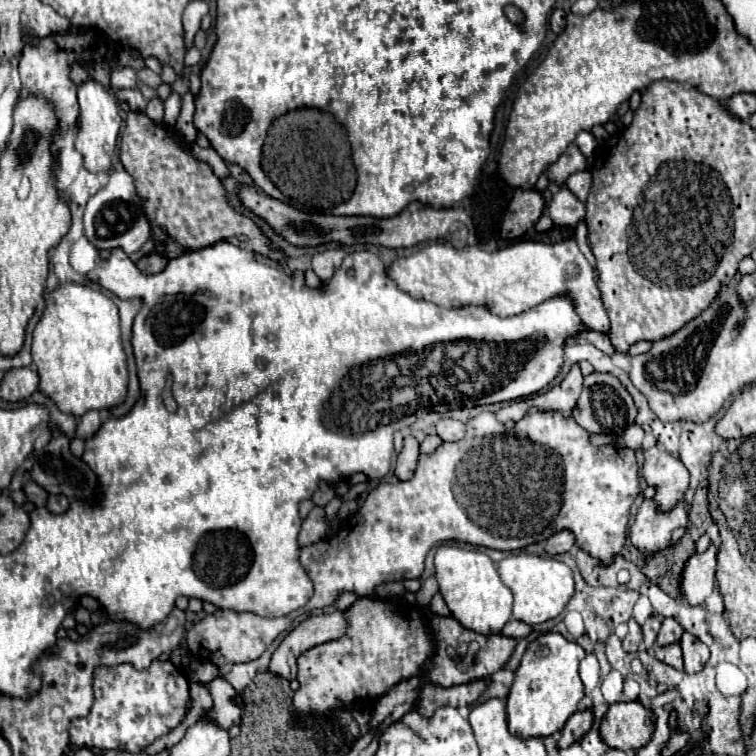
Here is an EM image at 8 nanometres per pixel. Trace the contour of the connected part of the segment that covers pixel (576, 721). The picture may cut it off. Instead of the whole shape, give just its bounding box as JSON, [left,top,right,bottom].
[557,711,593,749]

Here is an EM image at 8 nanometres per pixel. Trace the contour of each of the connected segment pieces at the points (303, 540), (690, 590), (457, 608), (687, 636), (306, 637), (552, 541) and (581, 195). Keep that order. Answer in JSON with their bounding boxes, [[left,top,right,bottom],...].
[[299,507,327,547],[681,545,715,605],[435,542,513,635],[679,633,709,673],[269,609,349,679],[545,529,575,555],[565,171,591,201]]

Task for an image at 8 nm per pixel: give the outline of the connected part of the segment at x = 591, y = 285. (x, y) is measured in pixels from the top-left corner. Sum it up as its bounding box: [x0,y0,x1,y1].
[387,239,609,333]

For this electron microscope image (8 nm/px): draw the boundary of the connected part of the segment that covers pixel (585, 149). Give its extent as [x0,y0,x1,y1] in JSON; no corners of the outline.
[575,131,595,157]

